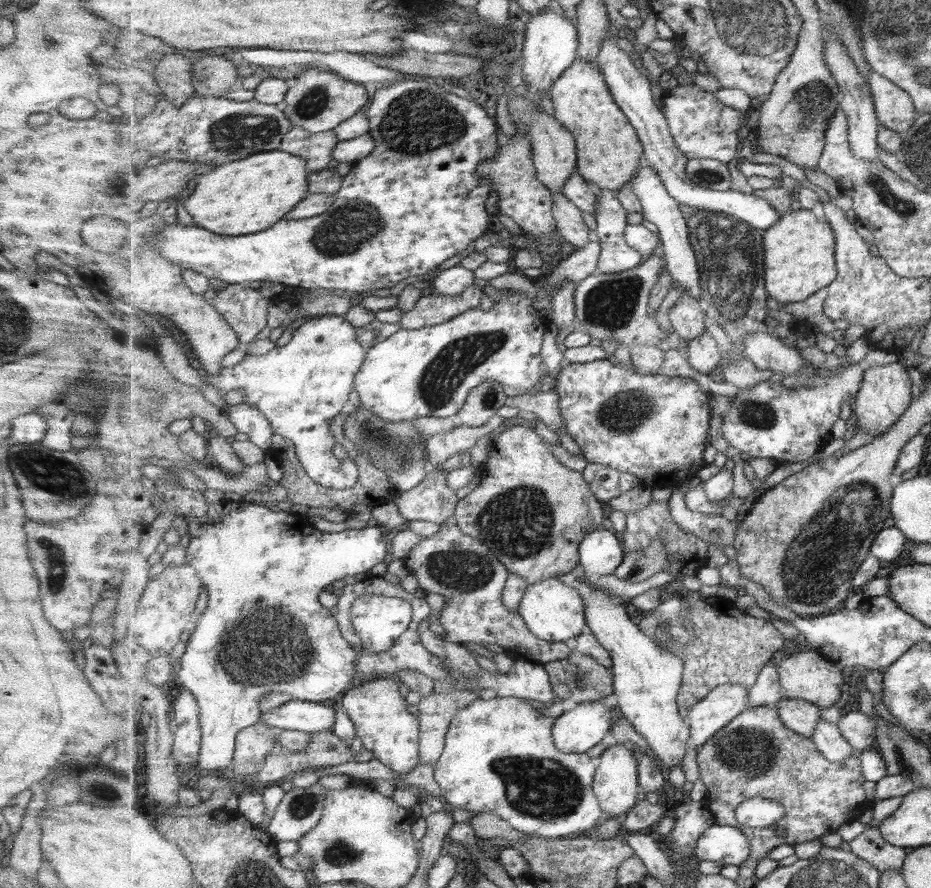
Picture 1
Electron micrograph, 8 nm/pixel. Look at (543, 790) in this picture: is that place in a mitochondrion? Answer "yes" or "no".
yes

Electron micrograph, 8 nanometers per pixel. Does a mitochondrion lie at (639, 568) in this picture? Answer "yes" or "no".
yes

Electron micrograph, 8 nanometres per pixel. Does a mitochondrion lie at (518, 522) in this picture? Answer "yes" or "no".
yes

